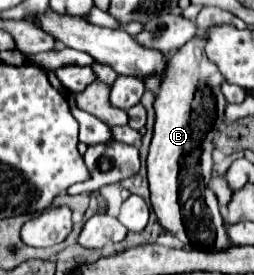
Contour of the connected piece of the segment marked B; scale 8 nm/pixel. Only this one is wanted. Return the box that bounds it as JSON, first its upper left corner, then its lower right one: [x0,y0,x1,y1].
[148,33,232,251]

